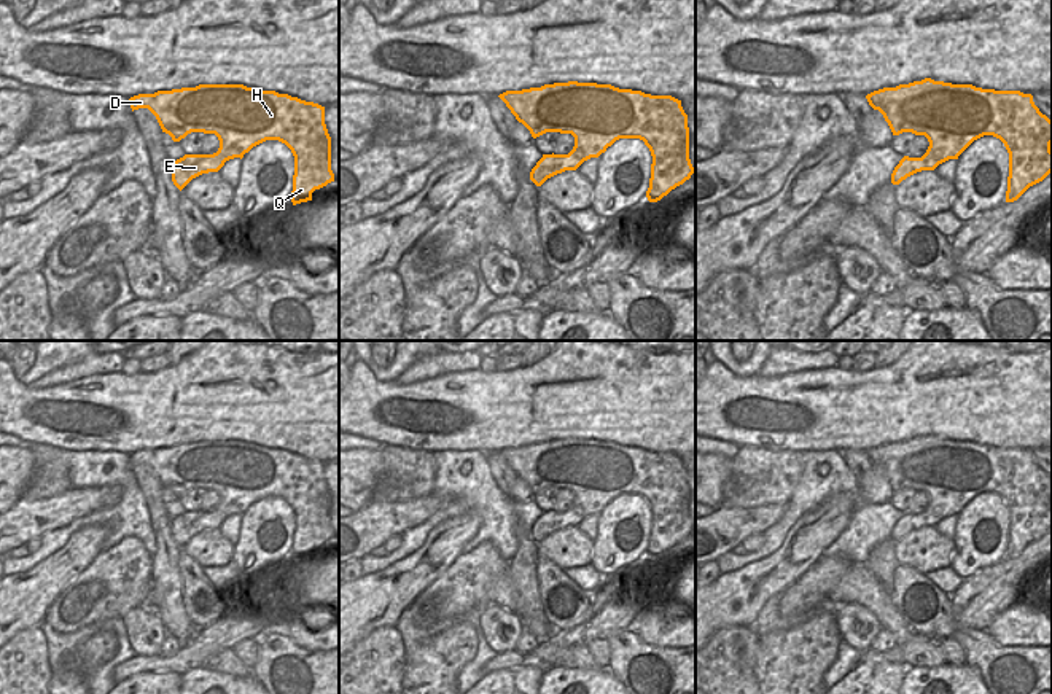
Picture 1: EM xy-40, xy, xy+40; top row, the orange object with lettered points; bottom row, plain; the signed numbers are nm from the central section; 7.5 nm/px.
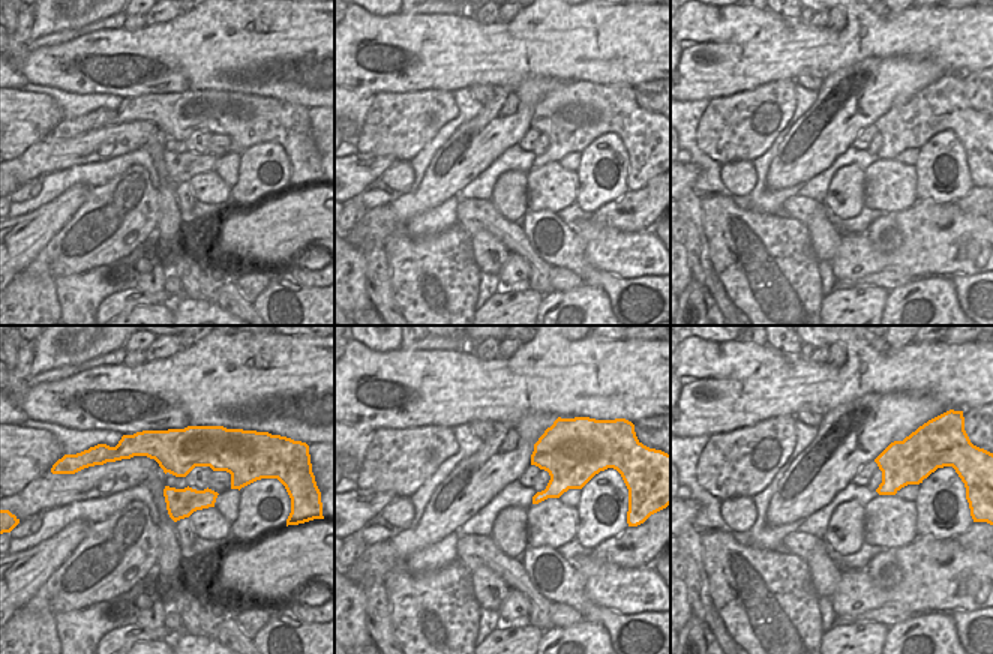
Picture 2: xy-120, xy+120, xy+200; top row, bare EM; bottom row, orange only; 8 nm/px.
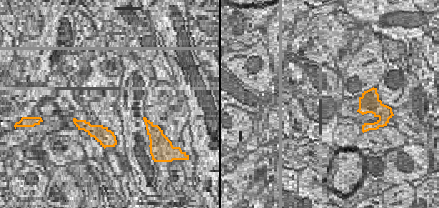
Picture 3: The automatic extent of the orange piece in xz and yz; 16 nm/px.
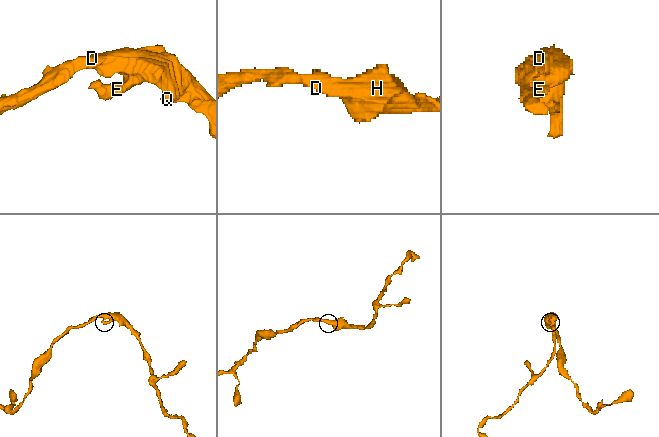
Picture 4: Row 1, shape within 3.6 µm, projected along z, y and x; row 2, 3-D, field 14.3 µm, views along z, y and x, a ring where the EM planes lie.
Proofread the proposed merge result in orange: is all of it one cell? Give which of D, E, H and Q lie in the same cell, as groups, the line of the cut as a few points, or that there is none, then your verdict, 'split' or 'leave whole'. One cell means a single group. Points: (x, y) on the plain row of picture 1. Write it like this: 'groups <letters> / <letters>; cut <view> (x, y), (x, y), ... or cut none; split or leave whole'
groups D E H Q; cut none; leave whole

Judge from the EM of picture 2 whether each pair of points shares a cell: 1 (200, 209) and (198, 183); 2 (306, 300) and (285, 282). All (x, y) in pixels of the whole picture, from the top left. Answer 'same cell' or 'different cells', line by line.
1: different cells
2: same cell

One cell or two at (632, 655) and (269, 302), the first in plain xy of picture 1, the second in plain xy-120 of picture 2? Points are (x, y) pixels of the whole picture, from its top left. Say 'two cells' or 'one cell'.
one cell

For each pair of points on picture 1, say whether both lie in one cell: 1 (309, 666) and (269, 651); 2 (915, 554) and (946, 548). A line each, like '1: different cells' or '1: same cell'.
1: same cell
2: same cell

